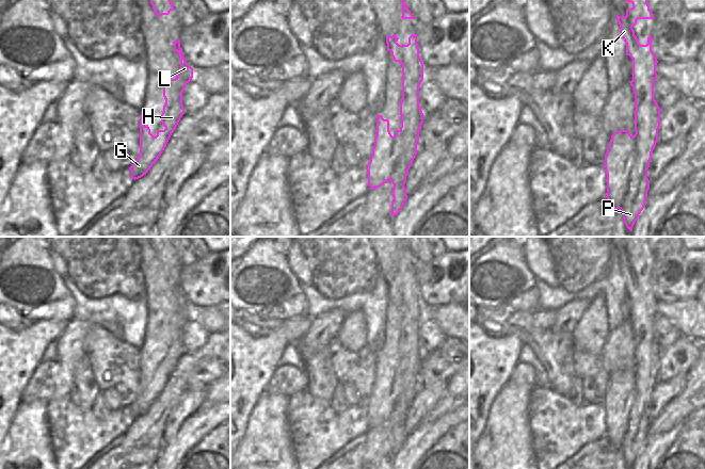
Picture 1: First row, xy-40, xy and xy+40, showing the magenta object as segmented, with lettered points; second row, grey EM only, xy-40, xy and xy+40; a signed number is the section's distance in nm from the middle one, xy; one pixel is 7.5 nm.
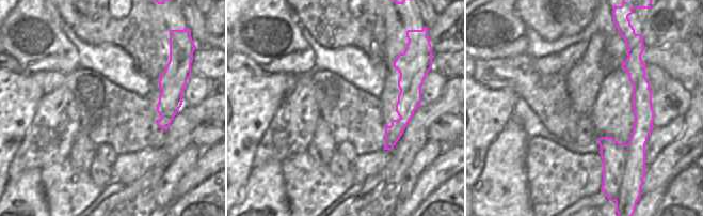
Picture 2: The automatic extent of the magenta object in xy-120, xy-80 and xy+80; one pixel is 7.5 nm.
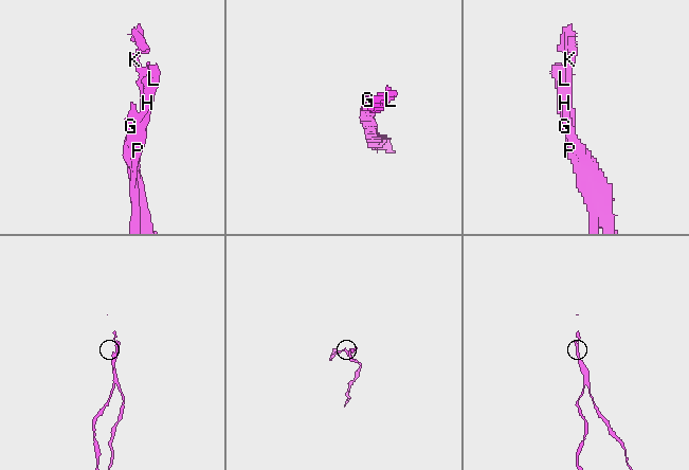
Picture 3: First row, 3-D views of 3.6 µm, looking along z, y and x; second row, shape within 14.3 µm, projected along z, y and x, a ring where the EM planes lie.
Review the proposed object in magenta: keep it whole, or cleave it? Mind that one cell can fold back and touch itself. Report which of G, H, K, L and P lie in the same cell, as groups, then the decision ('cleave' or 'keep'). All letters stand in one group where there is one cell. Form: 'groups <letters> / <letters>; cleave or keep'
groups G H K L / P; cleave

